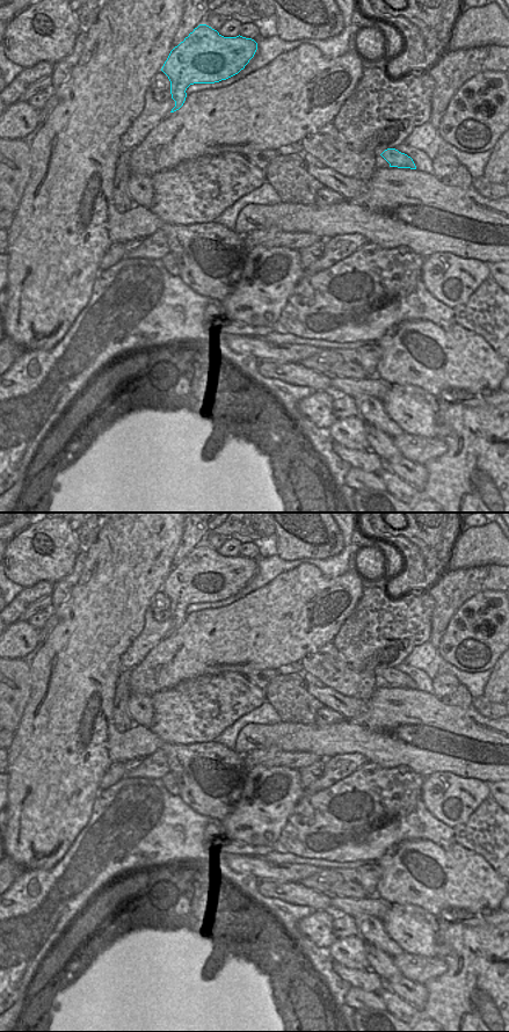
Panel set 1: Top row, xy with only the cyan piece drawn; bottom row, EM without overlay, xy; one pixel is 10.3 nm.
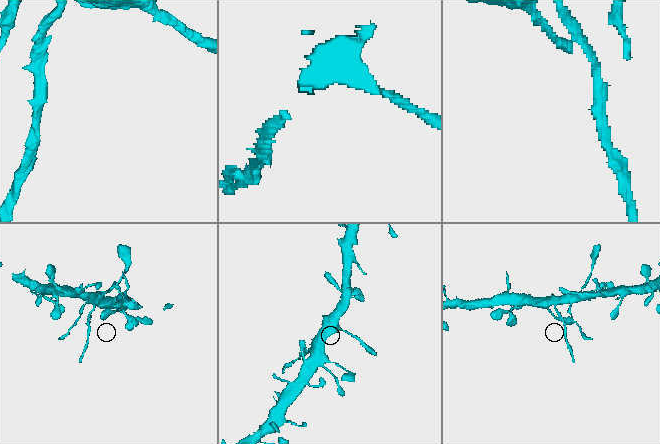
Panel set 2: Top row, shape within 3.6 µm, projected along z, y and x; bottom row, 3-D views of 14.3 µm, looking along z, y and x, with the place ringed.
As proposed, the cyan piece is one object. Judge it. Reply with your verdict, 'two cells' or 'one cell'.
two cells

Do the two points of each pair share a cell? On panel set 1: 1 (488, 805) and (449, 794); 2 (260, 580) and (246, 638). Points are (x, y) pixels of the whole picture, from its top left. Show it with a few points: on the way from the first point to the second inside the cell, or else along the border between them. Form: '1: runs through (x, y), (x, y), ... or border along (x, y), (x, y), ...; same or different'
1: border along (489, 796), (464, 825); different
2: border along (281, 573), (234, 603); different

